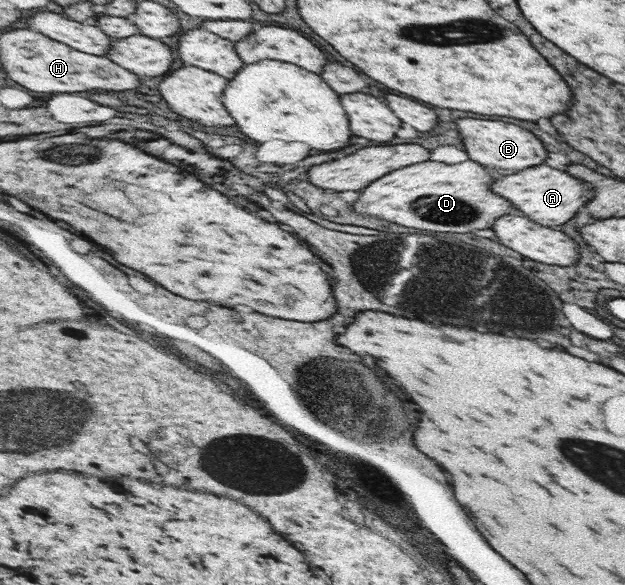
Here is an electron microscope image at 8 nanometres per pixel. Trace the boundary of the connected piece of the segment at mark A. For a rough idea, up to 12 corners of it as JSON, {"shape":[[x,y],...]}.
{"shape":[[542,164],[498,178],[524,216],[568,222],[592,186]]}

